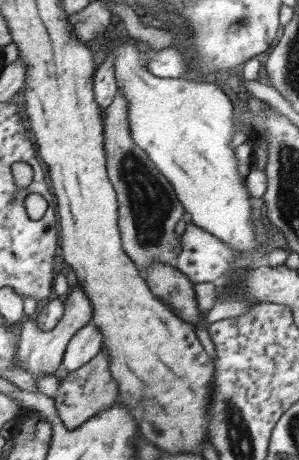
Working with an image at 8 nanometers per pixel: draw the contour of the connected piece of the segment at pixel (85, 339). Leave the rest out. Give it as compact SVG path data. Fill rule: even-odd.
M91 322L81 328L72 338L72 342L69 343L68 350L64 356L63 366L68 373L82 368L93 360L104 348L103 340L105 340L103 331L99 329L97 323Z

